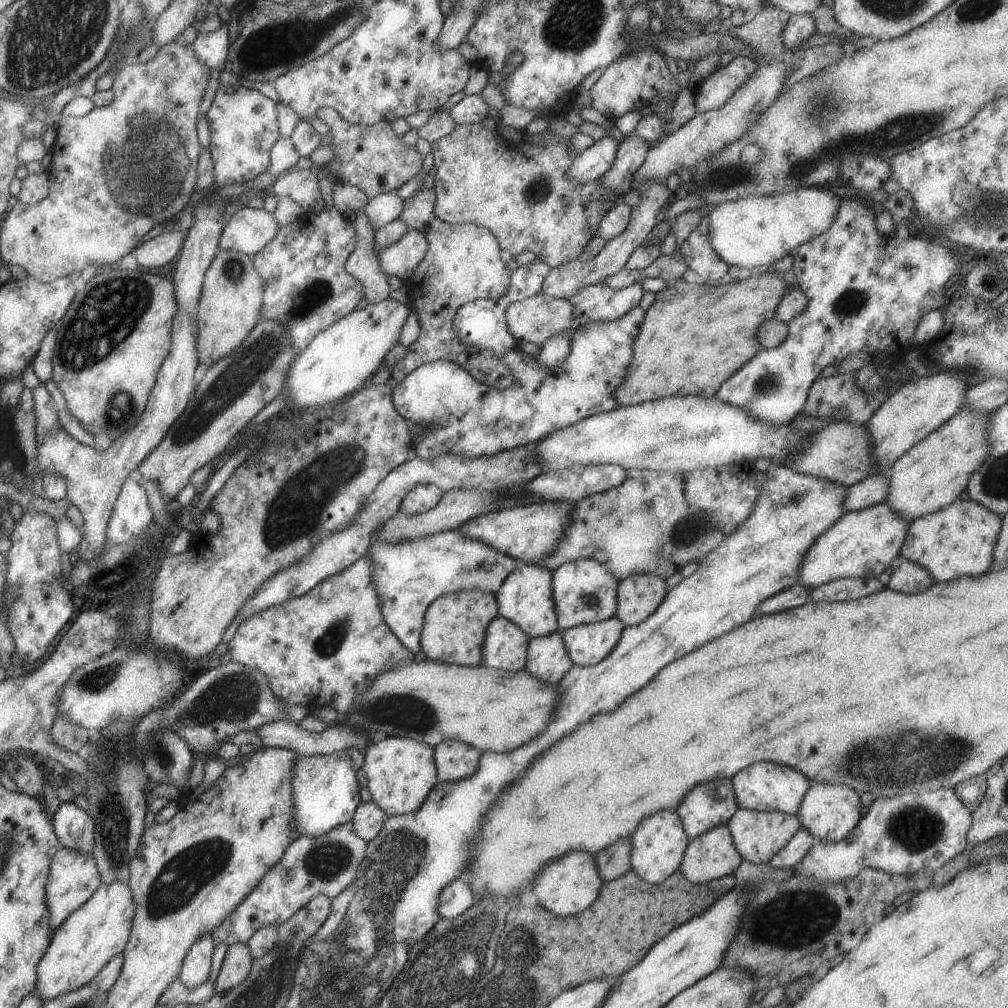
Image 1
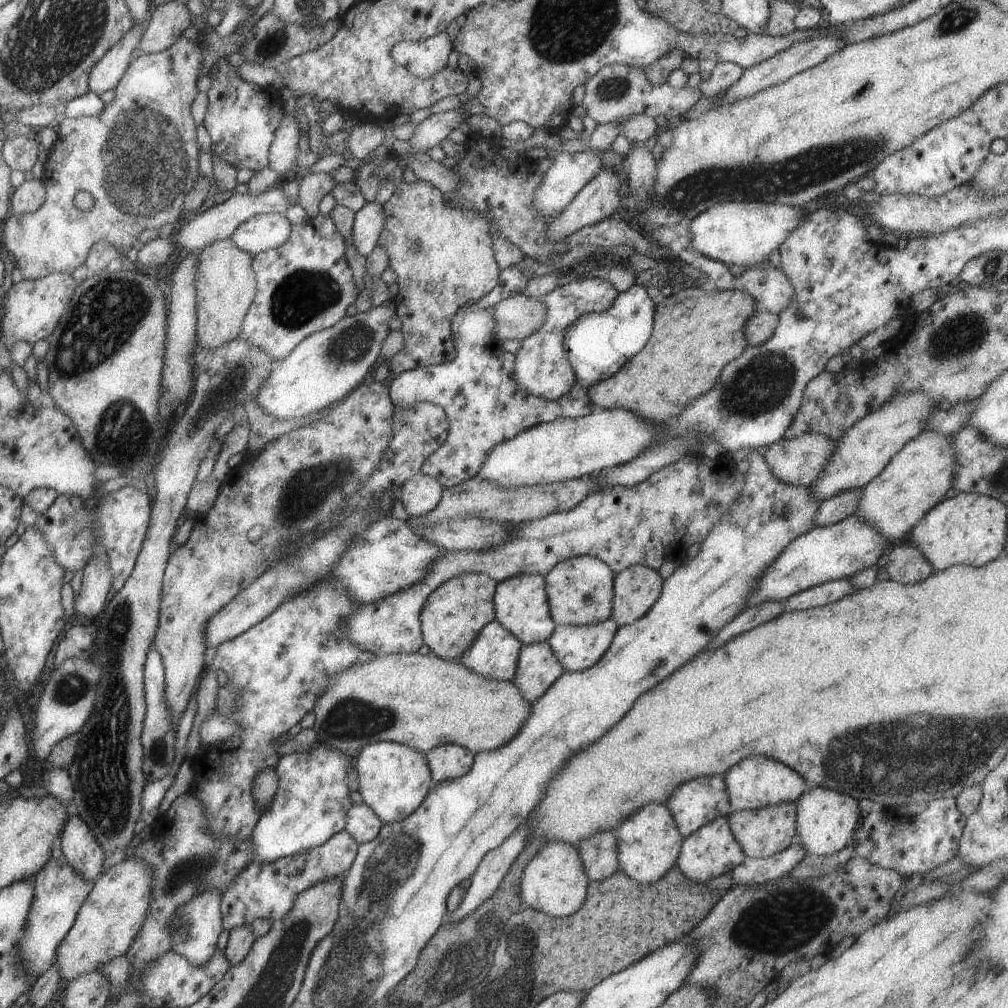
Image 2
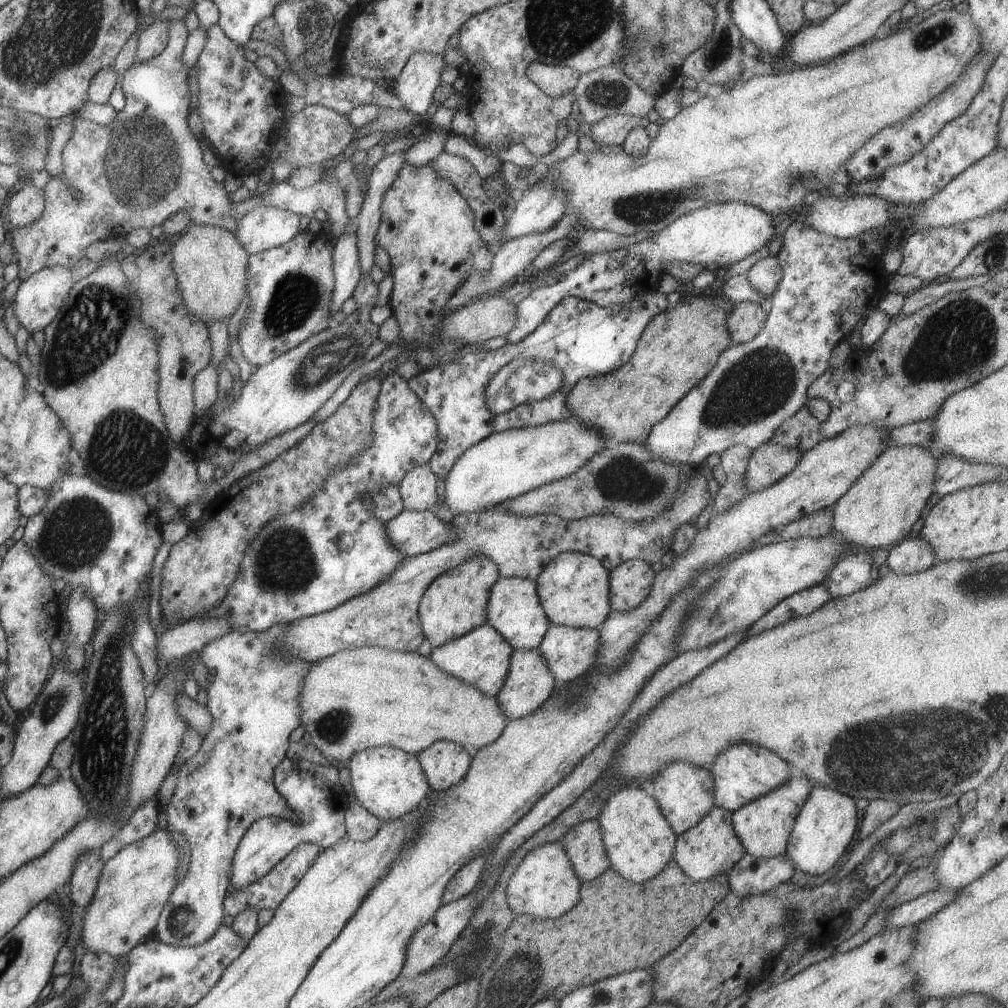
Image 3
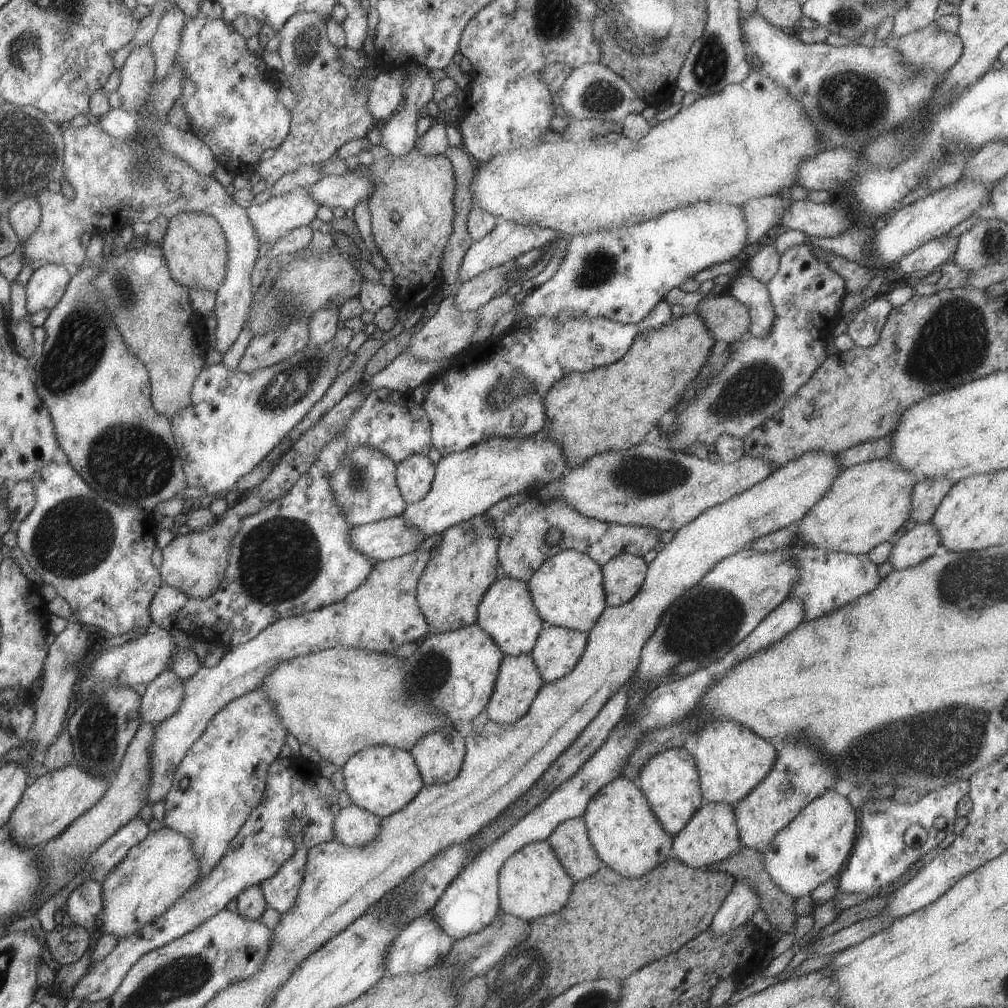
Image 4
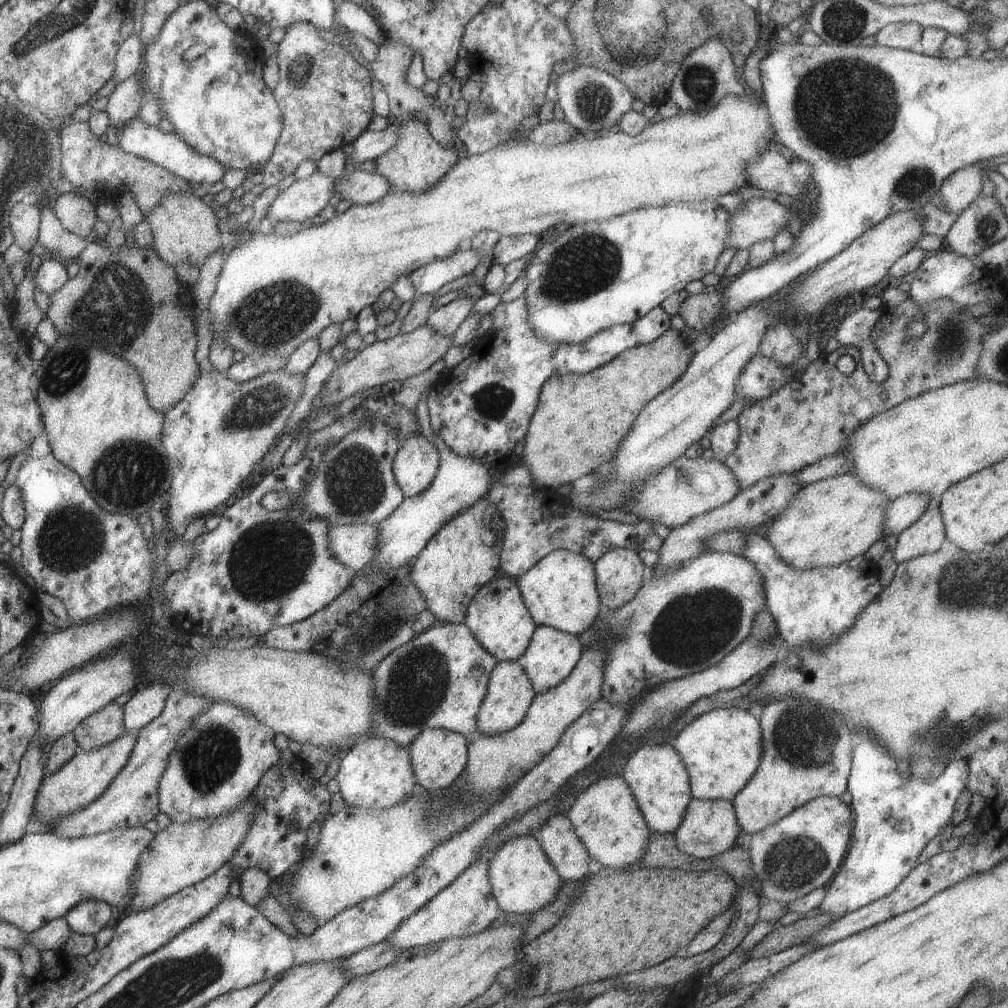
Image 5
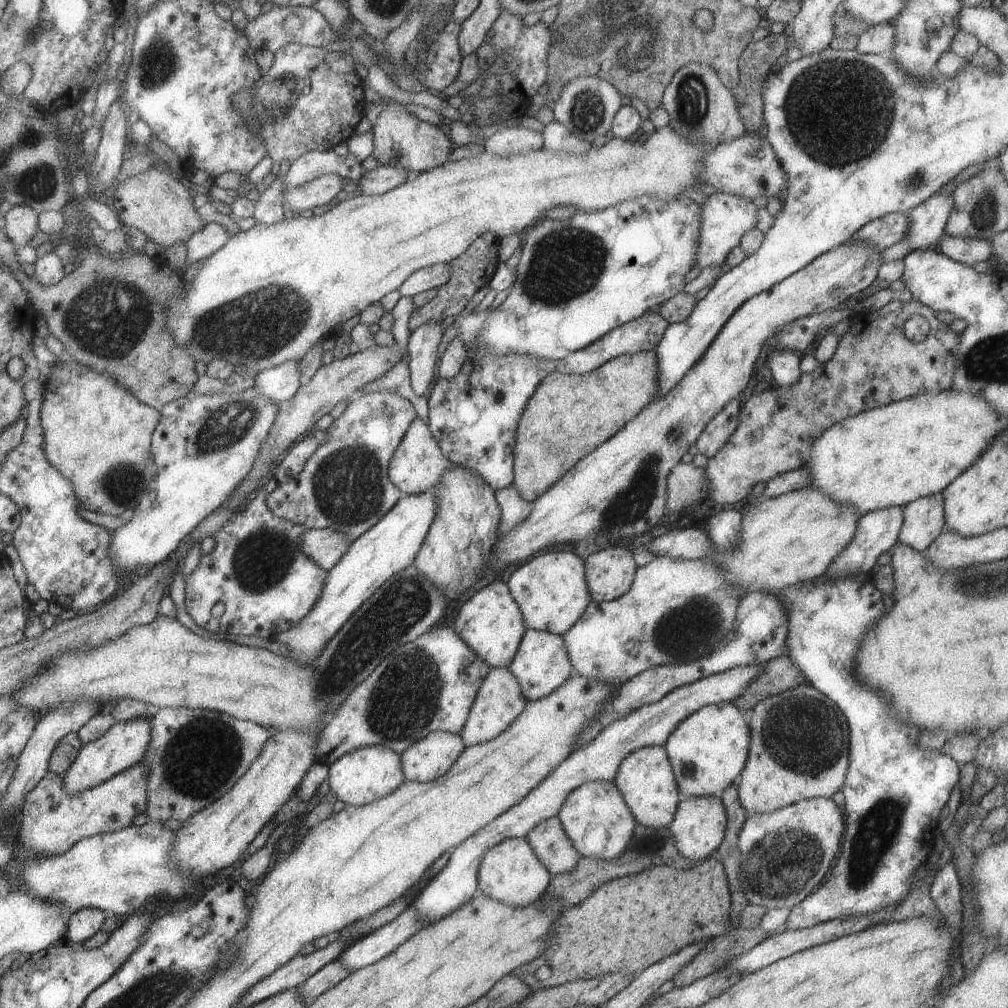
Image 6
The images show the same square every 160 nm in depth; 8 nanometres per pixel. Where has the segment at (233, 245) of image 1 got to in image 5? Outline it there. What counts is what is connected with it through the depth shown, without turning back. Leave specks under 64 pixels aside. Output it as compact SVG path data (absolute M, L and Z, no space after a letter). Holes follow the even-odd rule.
M313 172L308 178L295 179L271 202L265 217L271 224L284 221L301 224L319 214L333 196L333 178Z

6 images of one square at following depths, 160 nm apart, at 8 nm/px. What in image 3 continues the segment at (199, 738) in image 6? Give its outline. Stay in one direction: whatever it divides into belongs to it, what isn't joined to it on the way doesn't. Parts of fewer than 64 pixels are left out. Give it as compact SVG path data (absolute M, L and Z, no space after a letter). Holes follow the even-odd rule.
M273 623L265 630L259 632L231 631L213 642L206 643L201 652L199 652L199 662L201 662L203 666L215 669L215 674L213 674L213 682L209 682L206 689L206 707L209 709L214 725L209 731L209 734L201 741L197 752L195 752L191 758L188 758L180 766L172 796L170 797L168 804L163 808L164 811L167 812L167 824L165 829L167 831L180 832L187 839L190 850L188 871L170 892L167 902L162 906L154 928L157 940L163 944L172 947L194 947L200 945L202 942L205 942L209 937L212 937L213 933L219 928L219 925L221 925L221 919L224 915L222 902L226 892L230 888L232 860L243 833L253 824L253 822L268 816L294 819L294 814L292 813L291 808L286 805L286 802L282 800L282 795L280 795L274 787L273 769L277 766L277 763L281 762L281 759L286 756L286 750L288 744L290 743L289 734L291 734L291 730L300 725L299 697L302 689L302 682L304 681L305 675L309 672L311 663L299 657L290 657L289 655L283 656L276 653L274 647L282 638L282 634L288 627L288 624L289 623Z

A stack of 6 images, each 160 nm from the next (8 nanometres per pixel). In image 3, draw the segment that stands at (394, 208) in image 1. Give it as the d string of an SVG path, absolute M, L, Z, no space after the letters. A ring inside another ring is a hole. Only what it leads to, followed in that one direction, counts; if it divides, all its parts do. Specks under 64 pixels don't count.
M356 230L343 233L332 250L334 289L331 295L330 313L340 309L346 298L352 296L360 279L361 270L358 255Z

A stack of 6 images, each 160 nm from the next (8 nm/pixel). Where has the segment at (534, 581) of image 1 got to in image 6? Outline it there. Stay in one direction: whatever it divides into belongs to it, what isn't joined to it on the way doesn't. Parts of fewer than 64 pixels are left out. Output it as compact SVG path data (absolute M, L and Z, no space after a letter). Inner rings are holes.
M493 580L481 590L475 592L469 600L459 607L453 623L455 634L473 650L489 668L508 668L526 627L517 604L511 598L507 584Z

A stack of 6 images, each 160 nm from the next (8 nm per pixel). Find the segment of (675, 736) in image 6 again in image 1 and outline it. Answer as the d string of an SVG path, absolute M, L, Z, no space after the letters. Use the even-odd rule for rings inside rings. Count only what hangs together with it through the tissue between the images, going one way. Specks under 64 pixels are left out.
M757 762L736 772L731 778L732 787L739 809L751 809L762 813L777 811L788 815L798 813L803 795L811 782L798 770L773 764L773 762Z

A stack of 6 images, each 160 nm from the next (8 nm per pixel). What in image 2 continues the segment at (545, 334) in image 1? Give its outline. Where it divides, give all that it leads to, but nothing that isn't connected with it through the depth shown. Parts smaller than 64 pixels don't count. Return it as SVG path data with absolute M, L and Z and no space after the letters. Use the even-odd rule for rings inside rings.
M523 293L505 296L493 308L494 333L503 342L513 338L522 341L540 329L546 315L544 302Z

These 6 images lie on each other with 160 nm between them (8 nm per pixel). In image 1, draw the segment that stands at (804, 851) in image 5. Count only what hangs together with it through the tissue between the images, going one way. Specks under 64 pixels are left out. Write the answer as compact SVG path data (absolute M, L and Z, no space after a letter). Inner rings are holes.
M811 782L807 792L803 795L796 816L800 820L801 826L814 836L815 841L841 840L846 838L846 834L849 834L849 831L861 818L859 794L847 785Z

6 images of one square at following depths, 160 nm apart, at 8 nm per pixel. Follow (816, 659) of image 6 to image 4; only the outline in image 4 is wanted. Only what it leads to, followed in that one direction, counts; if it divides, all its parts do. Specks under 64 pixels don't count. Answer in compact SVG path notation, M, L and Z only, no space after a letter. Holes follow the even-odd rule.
M798 544L791 545L790 555L798 560L800 566L800 574L790 590L790 596L803 603L803 621L813 620L830 614L834 608L849 605L854 598L867 595L881 580L877 574L877 565L865 553L854 555ZM957 781L942 786L940 789L925 793L913 804L904 805L896 803L892 798L868 801L860 808L861 820L856 831L856 837L852 846L851 856L847 860L847 866L839 874L838 892L855 892L855 894L874 894L903 874L909 867L929 849L935 846L953 830L953 821L957 817L956 804L959 799L968 794L970 784L968 781ZM936 818L945 818L945 826L938 830L933 826ZM909 824L919 824L925 829L925 842L919 846L907 847L903 834Z

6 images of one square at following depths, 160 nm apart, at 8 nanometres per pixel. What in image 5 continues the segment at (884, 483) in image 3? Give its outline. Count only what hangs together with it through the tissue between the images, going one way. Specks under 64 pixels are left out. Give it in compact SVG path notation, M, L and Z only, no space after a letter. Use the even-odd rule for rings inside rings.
M851 471L803 485L788 507L761 529L778 557L798 569L837 565L863 555L884 534L884 515L891 501L864 485Z

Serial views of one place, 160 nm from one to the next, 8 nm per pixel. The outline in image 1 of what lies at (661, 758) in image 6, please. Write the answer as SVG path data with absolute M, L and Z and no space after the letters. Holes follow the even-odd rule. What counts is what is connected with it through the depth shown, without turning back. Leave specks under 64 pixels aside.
M717 779L705 782L701 786L695 786L687 796L683 797L679 806L674 808L674 811L679 815L683 830L690 840L712 827L725 825L737 809L738 804L732 782L730 779Z

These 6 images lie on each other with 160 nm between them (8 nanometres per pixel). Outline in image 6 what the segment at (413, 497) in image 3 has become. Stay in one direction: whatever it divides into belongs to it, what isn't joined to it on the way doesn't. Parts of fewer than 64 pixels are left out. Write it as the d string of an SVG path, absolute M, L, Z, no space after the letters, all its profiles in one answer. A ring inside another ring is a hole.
M416 417L411 420L411 424L409 424L401 443L395 448L395 452L391 456L387 476L393 486L404 495L419 495L431 492L433 486L437 484L439 476L451 465L454 467L459 466L449 462L441 454L441 450L439 450L437 442L433 440L426 422Z

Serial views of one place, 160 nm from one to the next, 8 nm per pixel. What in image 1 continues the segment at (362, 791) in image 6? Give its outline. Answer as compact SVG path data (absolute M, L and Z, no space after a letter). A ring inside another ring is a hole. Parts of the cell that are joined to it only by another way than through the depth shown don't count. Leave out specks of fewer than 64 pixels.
M385 737L370 742L364 751L362 770L372 800L387 817L416 811L433 785L438 782L434 765L434 747L405 737Z

